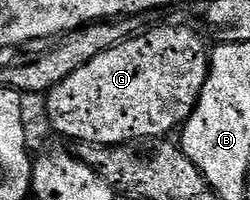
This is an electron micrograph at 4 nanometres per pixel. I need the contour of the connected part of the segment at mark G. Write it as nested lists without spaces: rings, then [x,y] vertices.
[[[166,24],[163,28],[143,31],[117,44],[115,48],[96,54],[92,62],[80,66],[76,74],[68,74],[45,97],[50,124],[62,136],[83,144],[133,144],[144,140],[169,137],[170,131],[181,129],[194,112],[206,76],[210,72],[208,47],[194,28],[177,28]]]

